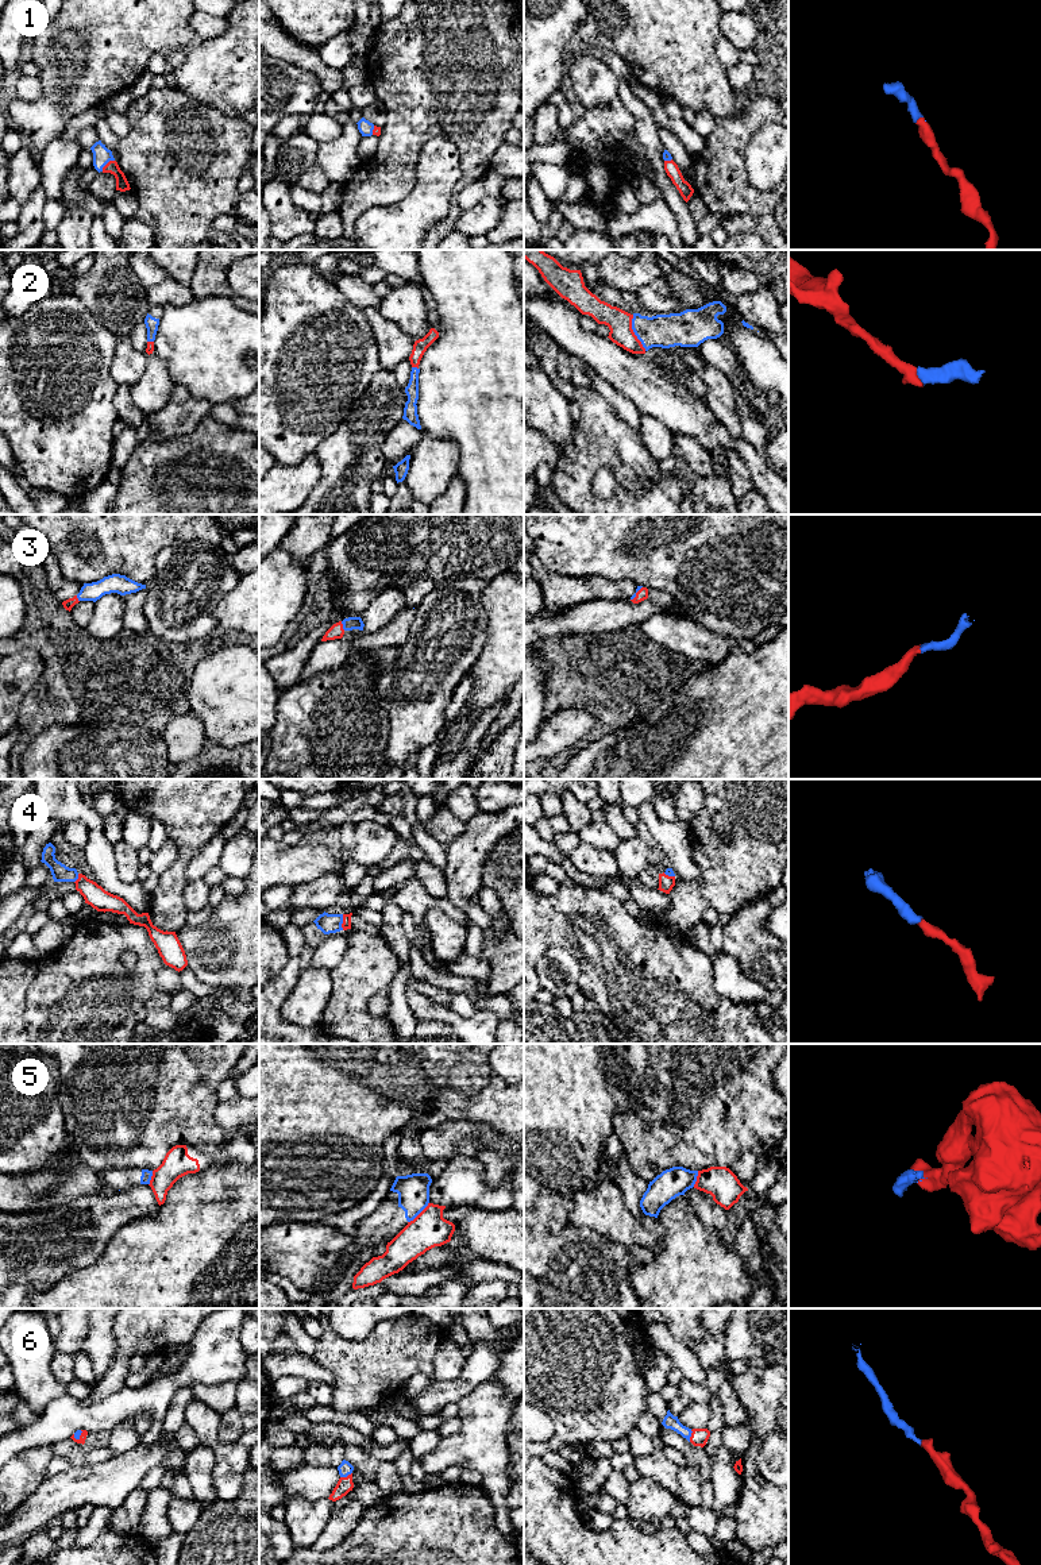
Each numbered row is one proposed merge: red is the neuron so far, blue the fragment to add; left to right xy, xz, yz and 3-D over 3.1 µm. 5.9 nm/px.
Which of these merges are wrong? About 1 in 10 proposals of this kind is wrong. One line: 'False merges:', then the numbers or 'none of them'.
False merges: 5

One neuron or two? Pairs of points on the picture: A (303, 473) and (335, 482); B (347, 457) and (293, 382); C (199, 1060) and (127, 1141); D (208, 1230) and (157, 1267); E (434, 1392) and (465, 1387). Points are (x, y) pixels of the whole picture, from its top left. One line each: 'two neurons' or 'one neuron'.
A: two neurons
B: two neurons
C: one neuron
D: one neuron
E: one neuron

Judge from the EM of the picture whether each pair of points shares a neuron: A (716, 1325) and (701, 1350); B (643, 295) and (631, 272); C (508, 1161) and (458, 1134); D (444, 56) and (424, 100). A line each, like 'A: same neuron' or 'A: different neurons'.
A: same neuron
B: different neurons
C: same neuron
D: same neuron

